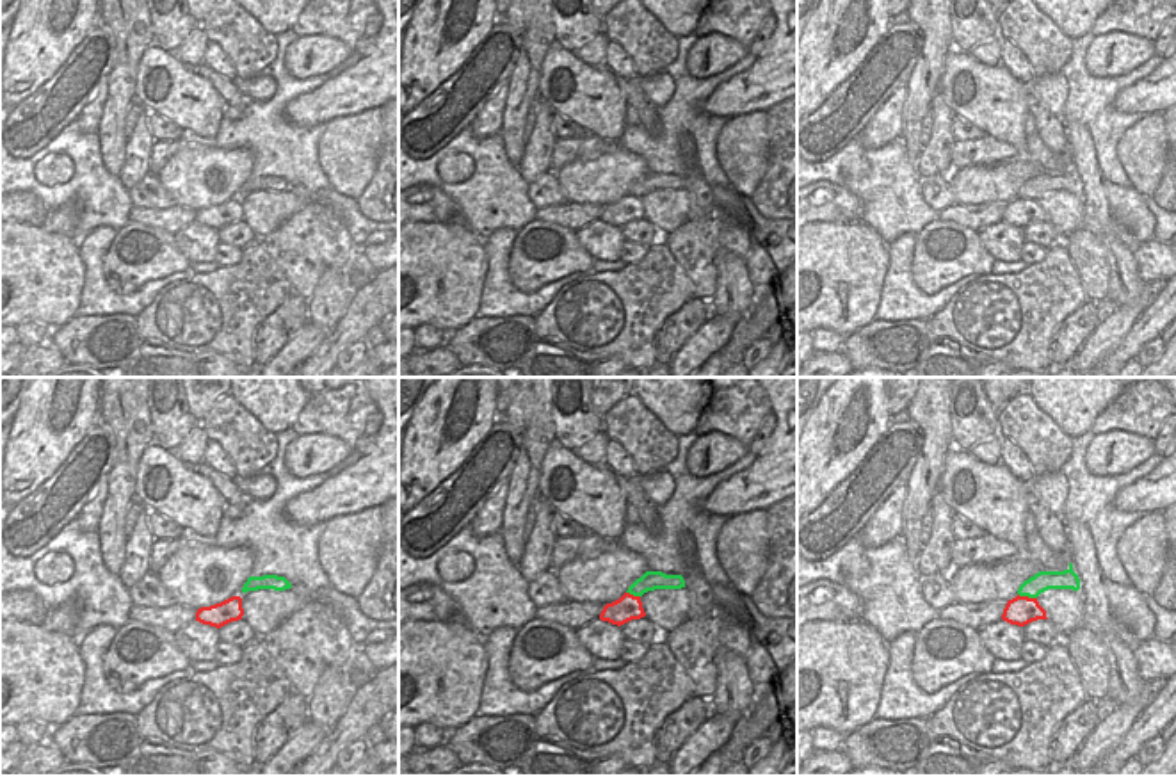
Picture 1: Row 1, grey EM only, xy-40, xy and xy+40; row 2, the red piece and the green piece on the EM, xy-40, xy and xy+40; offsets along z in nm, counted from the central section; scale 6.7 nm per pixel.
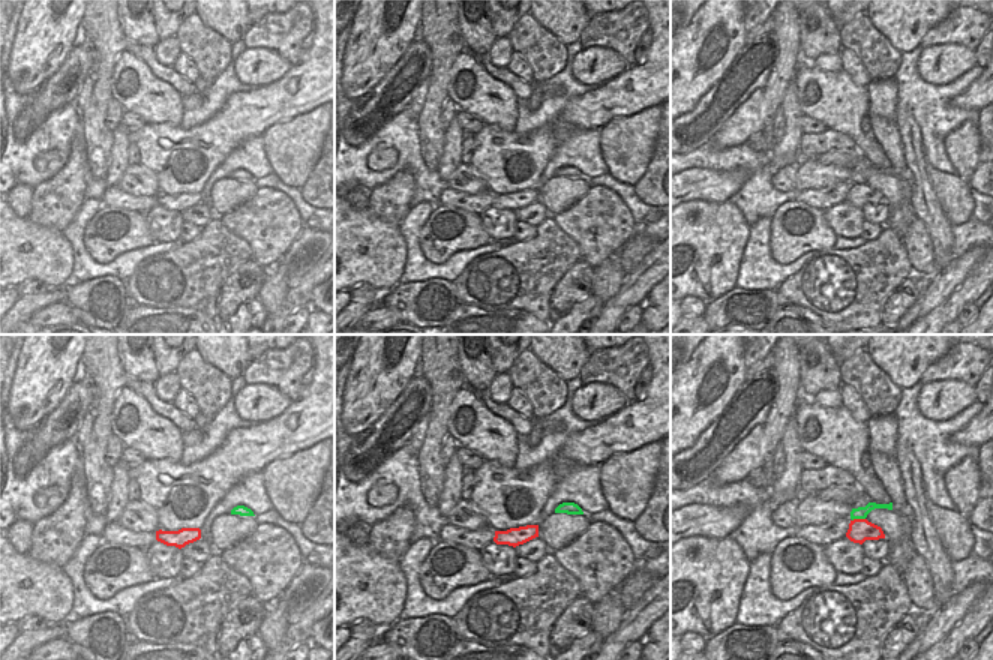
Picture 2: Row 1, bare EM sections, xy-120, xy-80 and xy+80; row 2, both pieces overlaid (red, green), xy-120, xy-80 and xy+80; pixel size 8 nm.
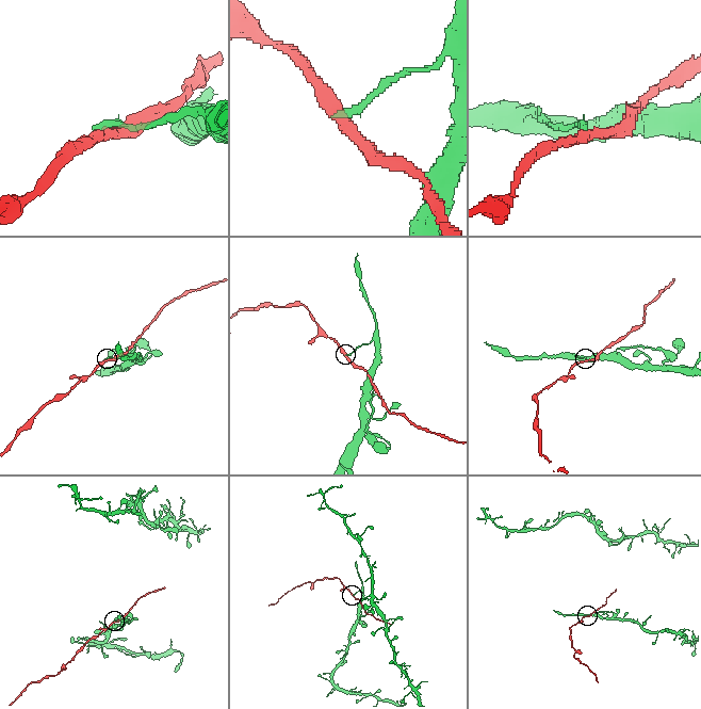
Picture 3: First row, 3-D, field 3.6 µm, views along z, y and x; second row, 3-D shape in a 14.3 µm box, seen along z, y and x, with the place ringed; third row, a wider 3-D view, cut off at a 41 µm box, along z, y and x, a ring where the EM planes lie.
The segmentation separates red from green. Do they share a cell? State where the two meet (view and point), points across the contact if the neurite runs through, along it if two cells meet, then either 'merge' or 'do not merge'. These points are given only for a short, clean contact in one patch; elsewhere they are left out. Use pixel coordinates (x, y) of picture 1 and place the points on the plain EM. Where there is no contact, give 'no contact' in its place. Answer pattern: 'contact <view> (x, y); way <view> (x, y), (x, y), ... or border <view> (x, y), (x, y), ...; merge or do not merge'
contact xy+40 (1027, 198); border xy+40 (1018, 194), (1036, 200); do not merge

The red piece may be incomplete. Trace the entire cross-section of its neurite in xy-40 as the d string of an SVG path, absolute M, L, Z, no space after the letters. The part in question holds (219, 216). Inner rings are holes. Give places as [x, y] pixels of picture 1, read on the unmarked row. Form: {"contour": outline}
{"contour": "M231 198L221 205L201 208L196 214L196 222L221 230L231 222L238 222L244 217L242 199Z"}

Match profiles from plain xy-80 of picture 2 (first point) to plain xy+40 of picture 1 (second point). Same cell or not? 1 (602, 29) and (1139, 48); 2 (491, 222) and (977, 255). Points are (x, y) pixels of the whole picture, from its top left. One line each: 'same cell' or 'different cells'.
1: different cells
2: different cells

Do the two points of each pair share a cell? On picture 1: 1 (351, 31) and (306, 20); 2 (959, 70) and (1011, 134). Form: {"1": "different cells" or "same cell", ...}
{"1": "same cell", "2": "same cell"}

